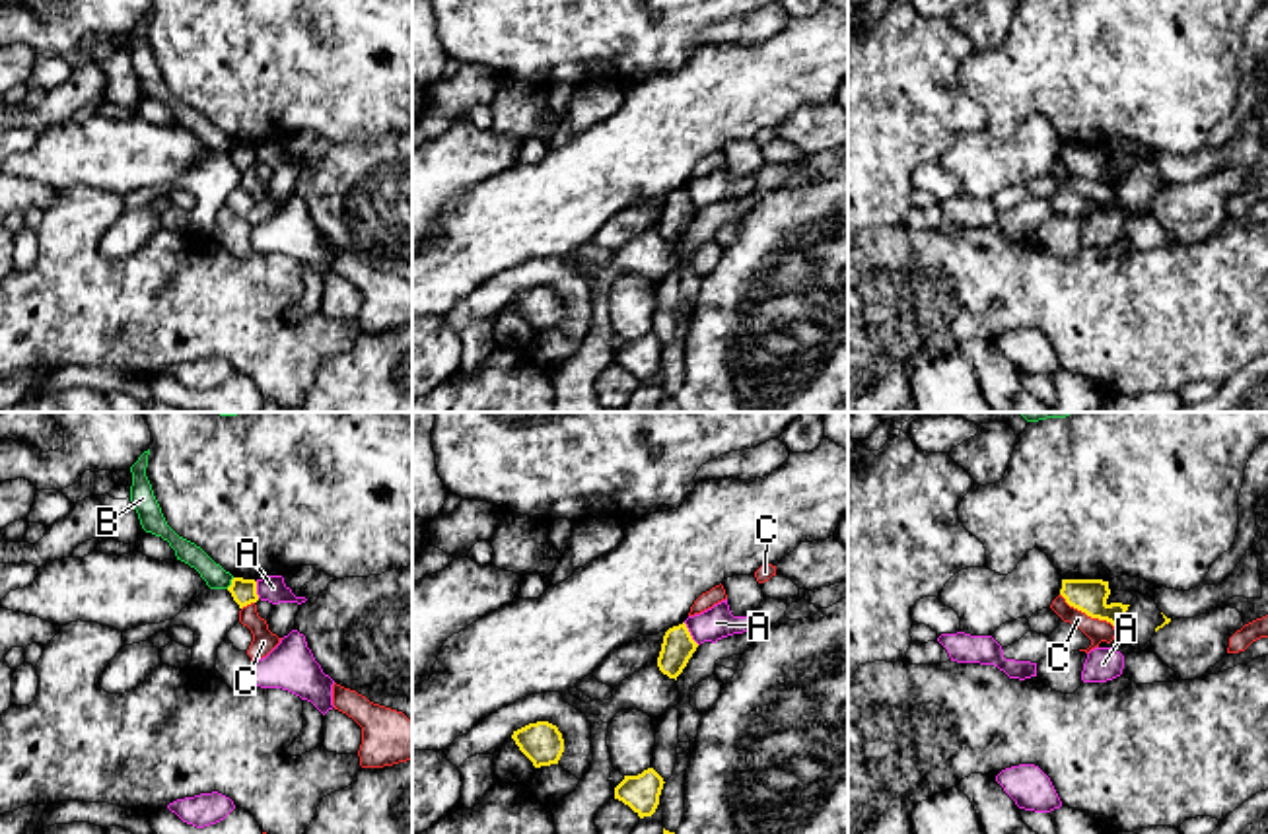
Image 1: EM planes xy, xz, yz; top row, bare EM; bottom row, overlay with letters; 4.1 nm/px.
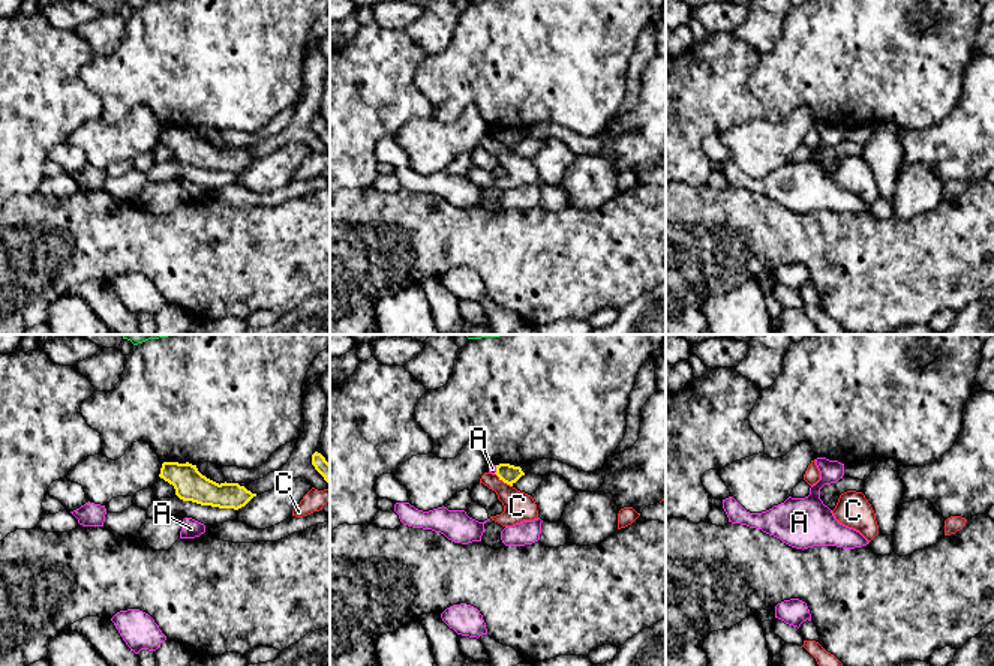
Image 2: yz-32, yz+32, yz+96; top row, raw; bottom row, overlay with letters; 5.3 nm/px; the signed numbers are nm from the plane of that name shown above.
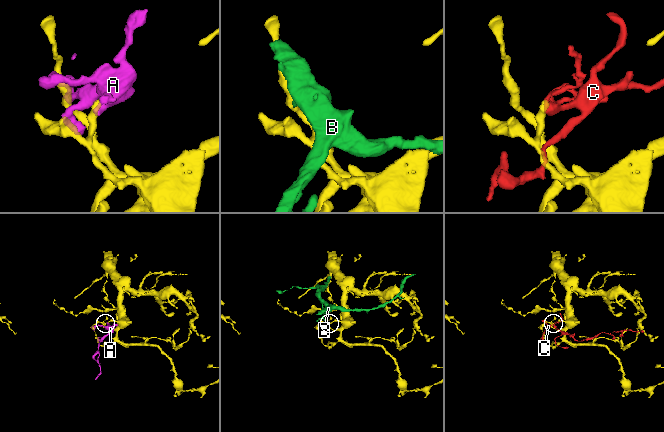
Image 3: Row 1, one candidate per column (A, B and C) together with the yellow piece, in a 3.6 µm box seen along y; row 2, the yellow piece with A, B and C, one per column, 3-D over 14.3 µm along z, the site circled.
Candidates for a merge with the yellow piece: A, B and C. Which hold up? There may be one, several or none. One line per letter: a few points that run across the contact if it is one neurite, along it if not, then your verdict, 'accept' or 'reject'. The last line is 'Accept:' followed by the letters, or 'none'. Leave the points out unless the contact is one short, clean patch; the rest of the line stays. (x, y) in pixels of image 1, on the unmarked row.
A: line xz (683, 187), (699, 208); reject
B: line xy (234, 142), (226, 152); reject
C: reject
Accept: none

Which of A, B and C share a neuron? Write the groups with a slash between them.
A / B / C

